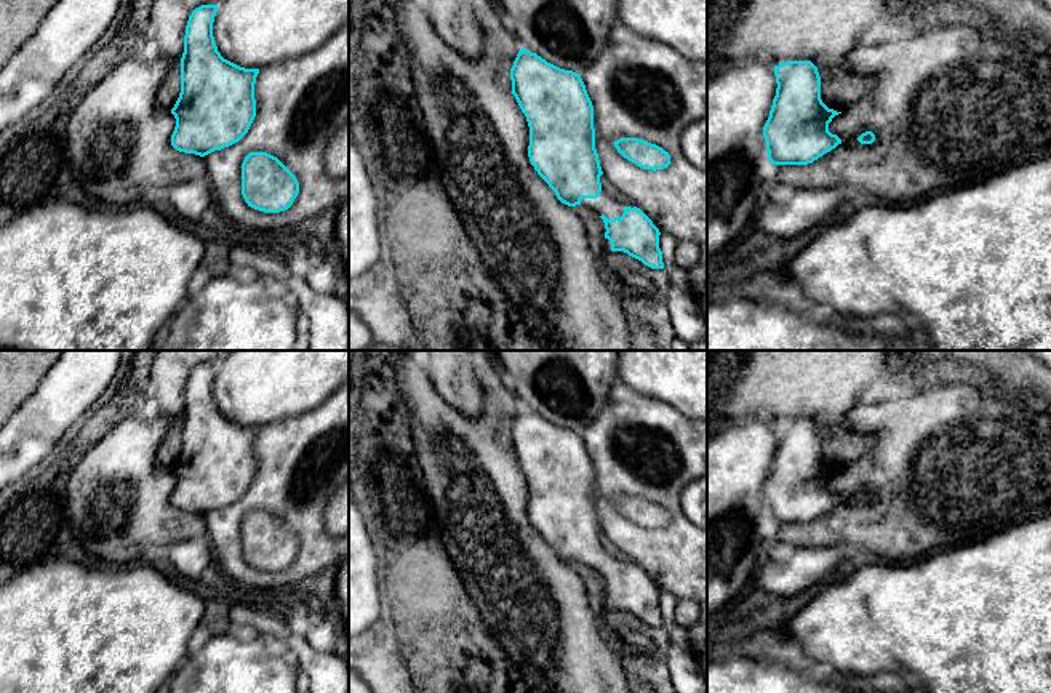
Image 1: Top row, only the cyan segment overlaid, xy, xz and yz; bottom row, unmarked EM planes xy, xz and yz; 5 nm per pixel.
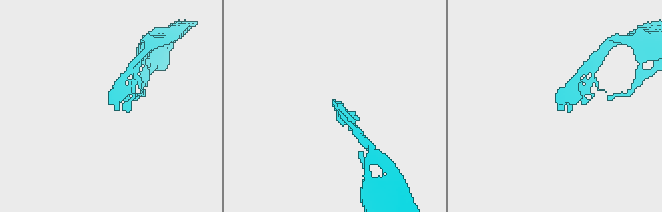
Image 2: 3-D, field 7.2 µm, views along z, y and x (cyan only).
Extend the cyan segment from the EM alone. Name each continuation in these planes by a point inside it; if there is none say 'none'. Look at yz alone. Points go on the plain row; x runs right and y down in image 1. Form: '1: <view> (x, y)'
none

